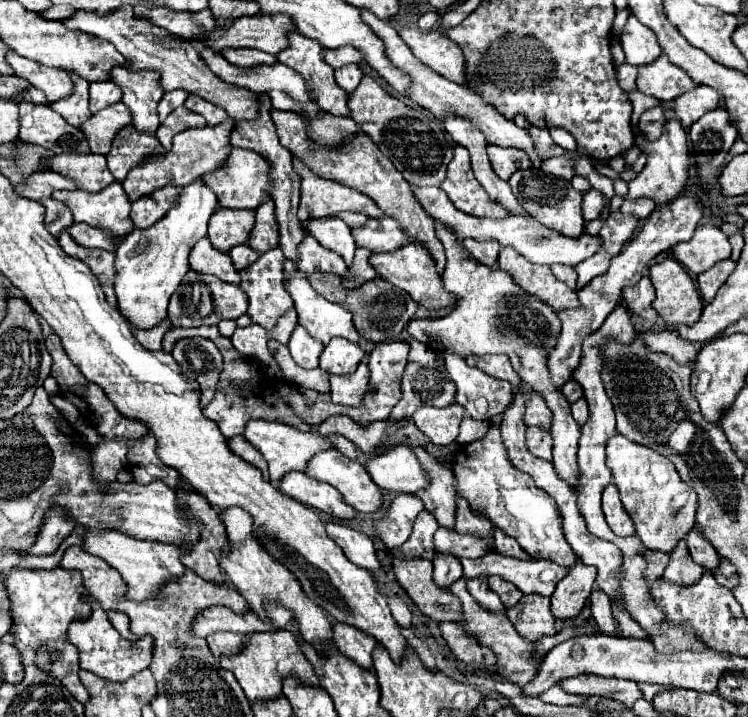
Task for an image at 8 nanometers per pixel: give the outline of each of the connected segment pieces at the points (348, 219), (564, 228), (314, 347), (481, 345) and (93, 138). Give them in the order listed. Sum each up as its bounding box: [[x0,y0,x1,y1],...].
[[337,213,367,227],[509,169,585,237],[287,325,325,369],[407,223,581,487],[81,103,131,153]]

